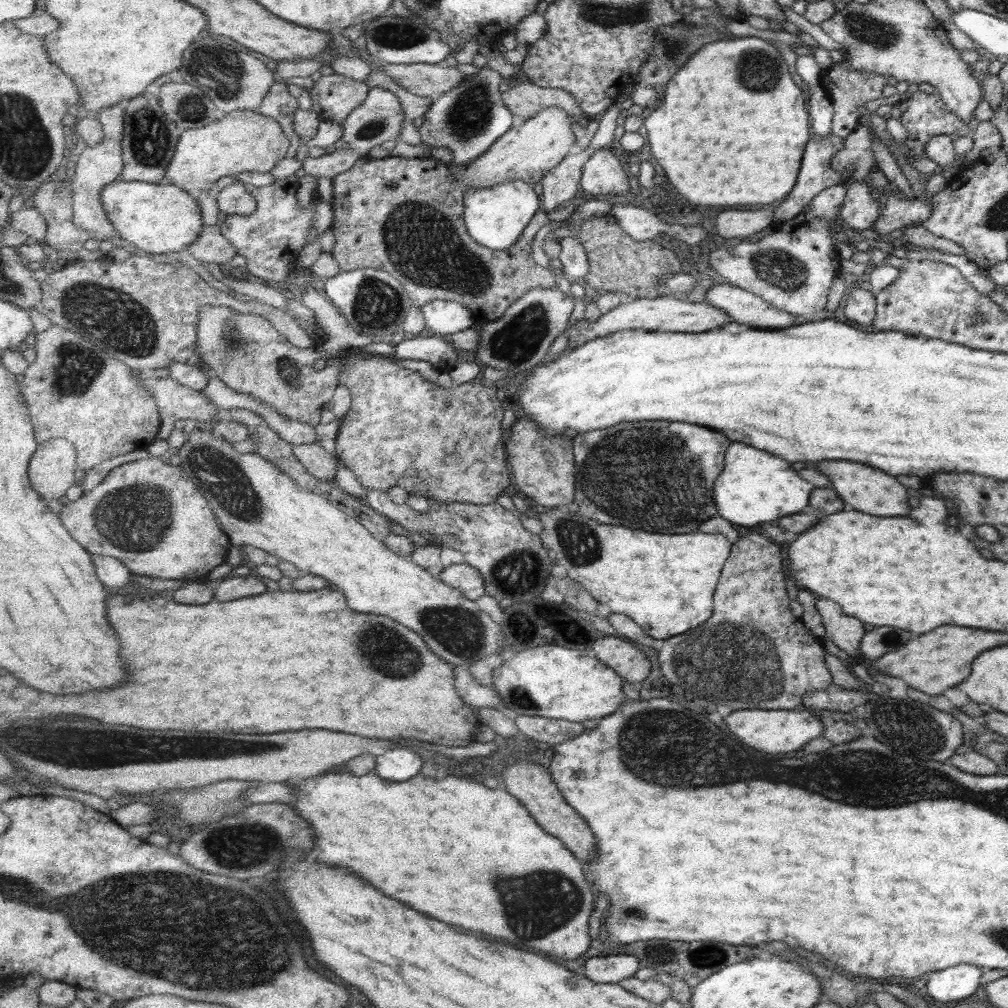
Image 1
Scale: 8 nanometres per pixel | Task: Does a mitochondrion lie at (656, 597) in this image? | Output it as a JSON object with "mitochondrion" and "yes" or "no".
{"mitochondrion":"no"}

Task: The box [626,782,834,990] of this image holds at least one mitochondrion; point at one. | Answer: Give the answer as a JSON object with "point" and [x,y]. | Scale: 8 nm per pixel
{"point":[702,957]}

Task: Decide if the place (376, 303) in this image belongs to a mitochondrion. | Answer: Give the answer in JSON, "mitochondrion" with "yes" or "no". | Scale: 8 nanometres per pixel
{"mitochondrion":"yes"}

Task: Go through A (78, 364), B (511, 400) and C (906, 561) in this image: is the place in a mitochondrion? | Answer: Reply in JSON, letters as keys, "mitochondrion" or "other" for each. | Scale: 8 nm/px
{"A":"mitochondrion","B":"other","C":"other"}

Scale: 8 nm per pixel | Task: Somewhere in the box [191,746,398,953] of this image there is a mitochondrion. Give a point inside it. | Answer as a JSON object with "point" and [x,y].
{"point":[263,843]}

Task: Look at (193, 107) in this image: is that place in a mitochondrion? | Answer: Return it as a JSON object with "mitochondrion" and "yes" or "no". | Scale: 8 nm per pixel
{"mitochondrion":"yes"}

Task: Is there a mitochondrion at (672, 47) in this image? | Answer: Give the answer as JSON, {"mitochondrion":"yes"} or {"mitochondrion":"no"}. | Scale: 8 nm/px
{"mitochondrion":"yes"}

